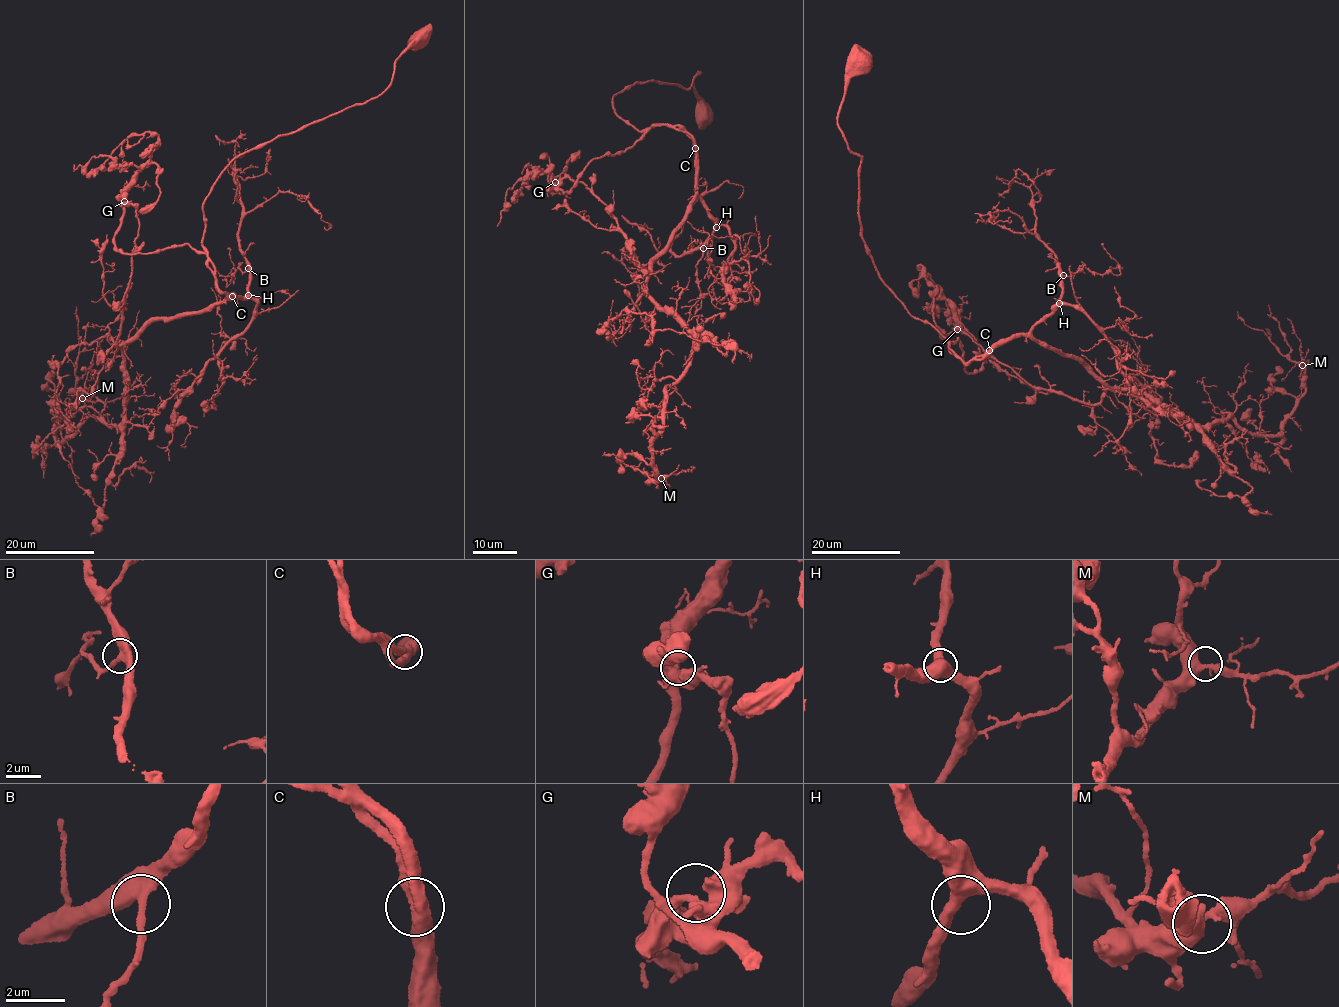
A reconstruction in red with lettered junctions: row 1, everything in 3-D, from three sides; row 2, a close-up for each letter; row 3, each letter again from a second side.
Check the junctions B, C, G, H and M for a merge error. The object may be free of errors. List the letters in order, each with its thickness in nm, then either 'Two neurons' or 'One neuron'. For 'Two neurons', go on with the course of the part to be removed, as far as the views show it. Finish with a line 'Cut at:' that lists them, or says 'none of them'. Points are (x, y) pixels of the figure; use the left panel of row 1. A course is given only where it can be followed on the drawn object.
B: Thickness 400 nm. One neuron
C: Thickness 550 nm. One neuron
G: Thickness 460 nm. One neuron
H: Thickness 500 nm. One neuron
M: Thickness 500 nm. One neuron
Cut at: none of them

